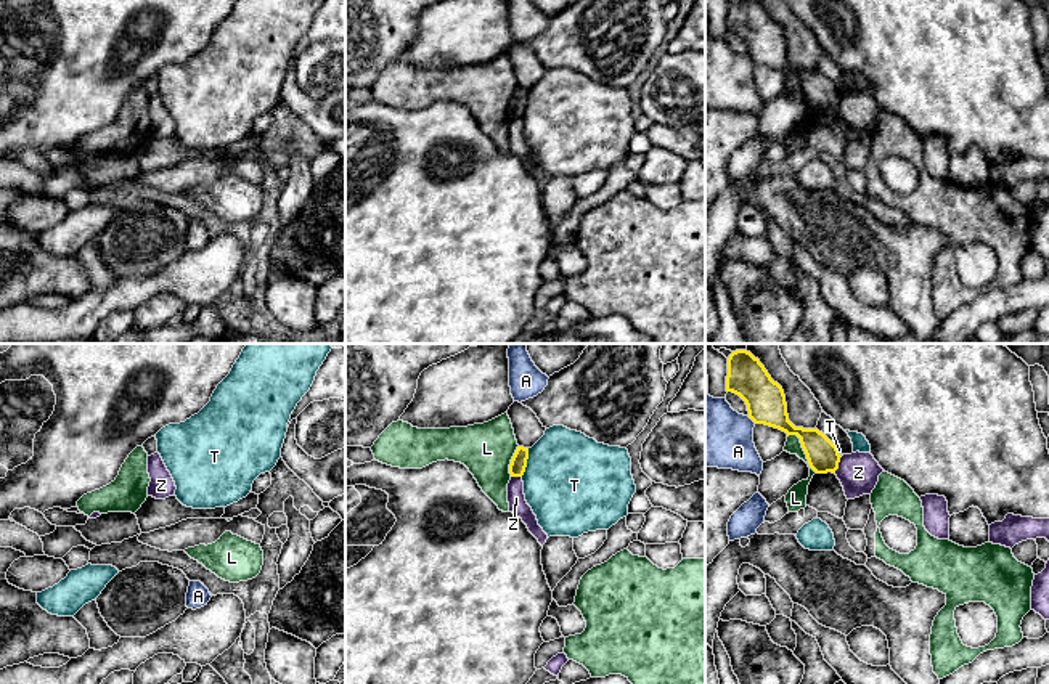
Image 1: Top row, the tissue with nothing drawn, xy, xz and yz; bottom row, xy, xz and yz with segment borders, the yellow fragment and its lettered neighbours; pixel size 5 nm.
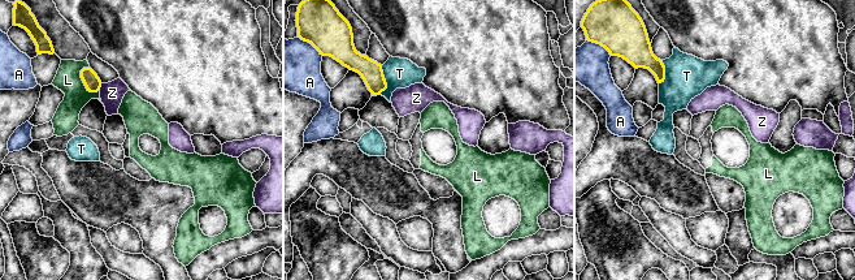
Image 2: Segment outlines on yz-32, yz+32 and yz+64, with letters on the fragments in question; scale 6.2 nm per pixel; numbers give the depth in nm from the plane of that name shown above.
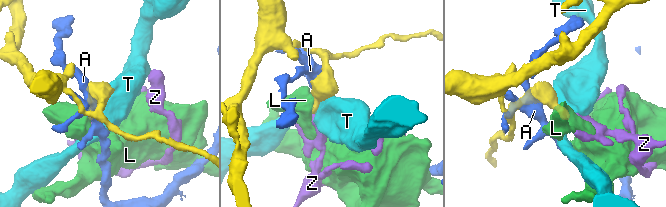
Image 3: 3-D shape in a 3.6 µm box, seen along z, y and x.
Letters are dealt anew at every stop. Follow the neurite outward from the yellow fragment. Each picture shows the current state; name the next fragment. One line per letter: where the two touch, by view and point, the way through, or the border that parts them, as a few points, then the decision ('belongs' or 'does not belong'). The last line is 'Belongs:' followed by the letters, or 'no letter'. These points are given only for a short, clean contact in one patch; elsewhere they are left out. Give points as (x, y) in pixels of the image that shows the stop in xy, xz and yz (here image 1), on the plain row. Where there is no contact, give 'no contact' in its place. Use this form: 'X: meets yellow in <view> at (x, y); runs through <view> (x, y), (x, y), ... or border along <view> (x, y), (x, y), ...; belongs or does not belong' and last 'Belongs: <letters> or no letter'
A: meets yellow in yz at (752, 60); does not belong
L: meets yellow in yz at (804, 90); border along yz (789, 74), (799, 79), (807, 103), (816, 113); does not belong
T: meets yellow in xz at (526, 103); does not belong
Z: meets yellow in yz at (837, 105); border along yz (842, 97), (832, 113); does not belong
Belongs: no letter

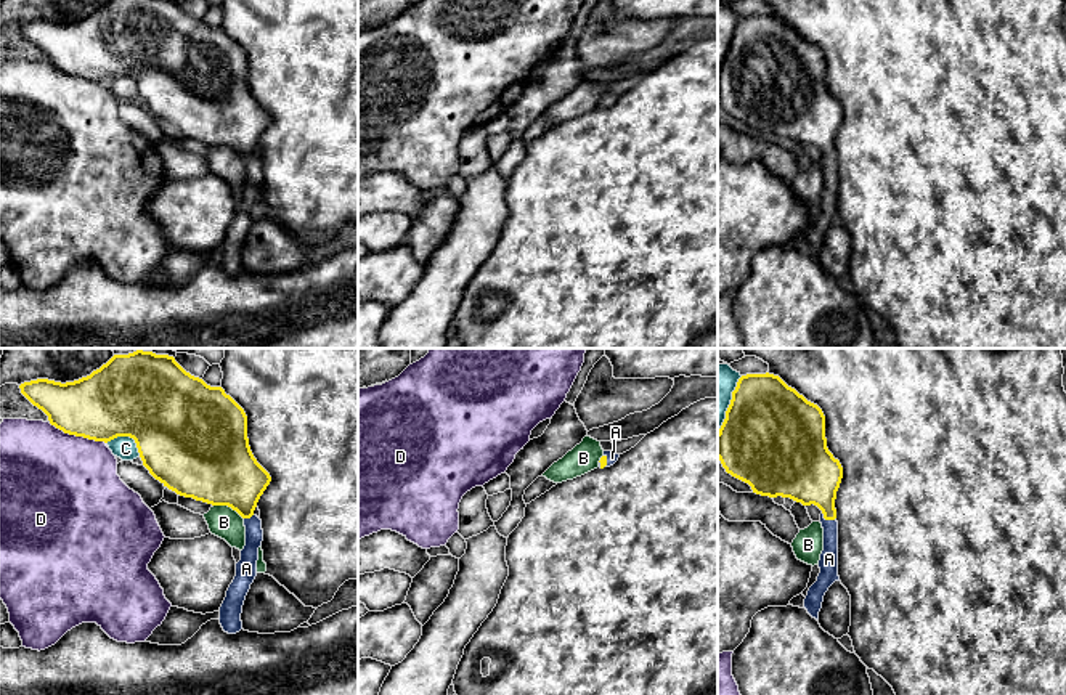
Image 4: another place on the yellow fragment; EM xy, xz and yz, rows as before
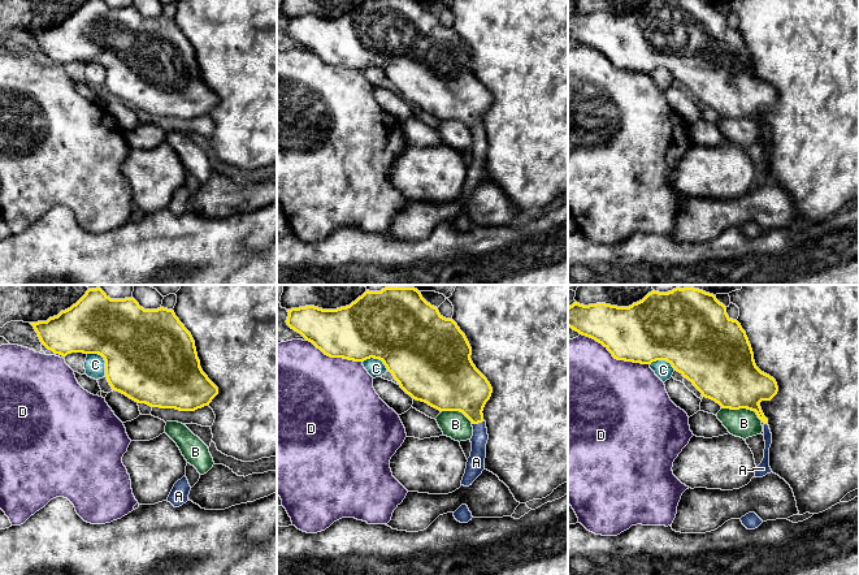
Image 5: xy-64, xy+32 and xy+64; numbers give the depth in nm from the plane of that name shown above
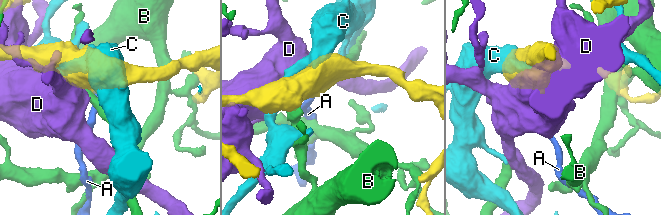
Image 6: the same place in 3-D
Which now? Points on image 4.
A: meets yellow in yz at (827, 159); runs through yz (808, 114), (824, 137), (827, 159), (829, 199); belongs
B: meets yellow in xy at (228, 146); does not belong
C: meets yellow in xy at (127, 76); does not belong
D: meets yellow in xy at (77, 76); does not belong
Belongs: A

